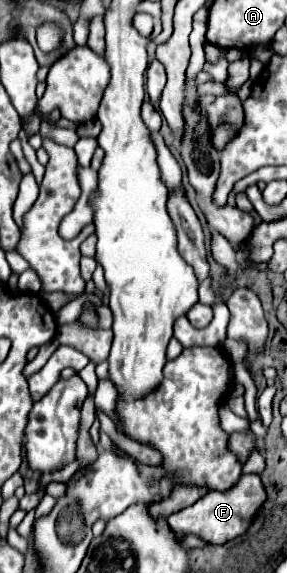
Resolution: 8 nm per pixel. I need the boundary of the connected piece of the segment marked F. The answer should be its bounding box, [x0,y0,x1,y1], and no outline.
[167,475,267,545]

